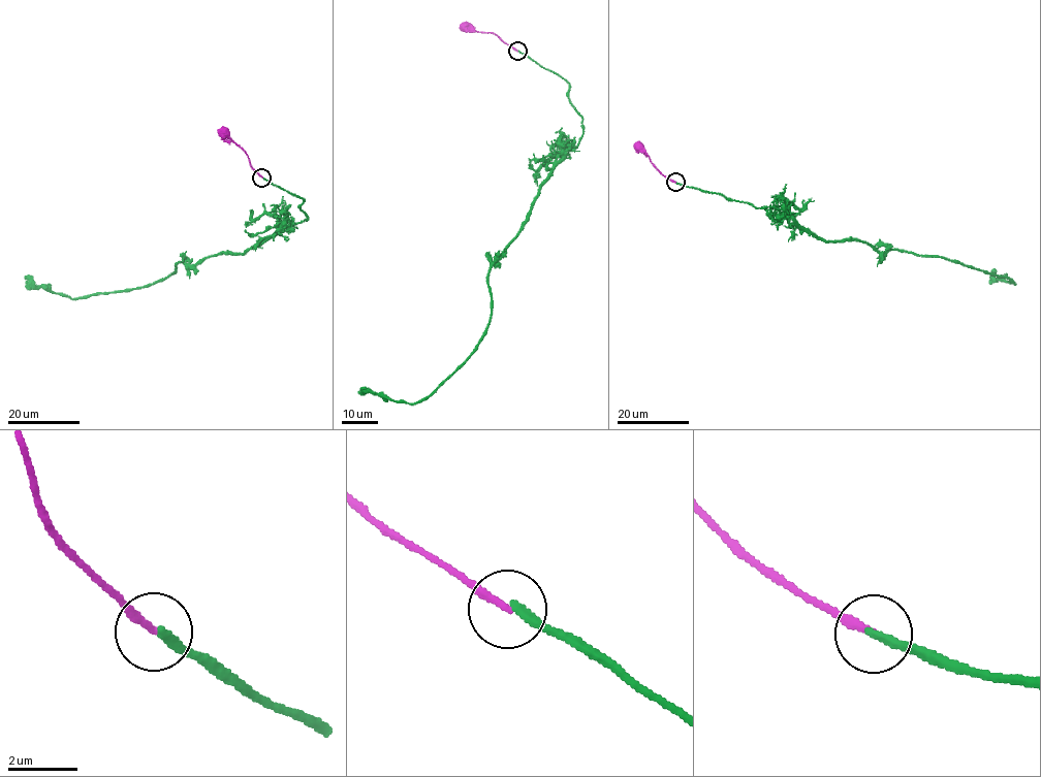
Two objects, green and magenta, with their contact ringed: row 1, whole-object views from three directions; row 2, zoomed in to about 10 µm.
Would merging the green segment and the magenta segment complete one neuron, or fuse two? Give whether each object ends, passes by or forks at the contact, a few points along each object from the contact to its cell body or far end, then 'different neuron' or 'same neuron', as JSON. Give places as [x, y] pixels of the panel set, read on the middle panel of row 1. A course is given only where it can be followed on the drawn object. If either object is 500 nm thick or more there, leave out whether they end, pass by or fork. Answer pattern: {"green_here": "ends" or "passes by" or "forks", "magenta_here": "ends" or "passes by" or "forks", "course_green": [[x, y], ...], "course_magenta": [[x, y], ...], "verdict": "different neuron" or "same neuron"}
{"green_here": "ends", "magenta_here": "ends", "course_green": [[517, 51], [568, 84], [582, 136], [489, 273], [491, 318], [477, 348], [413, 403], [358, 391]], "course_magenta": [[516, 51], [493, 33], [465, 29], [460, 25]], "verdict": "different neuron"}

